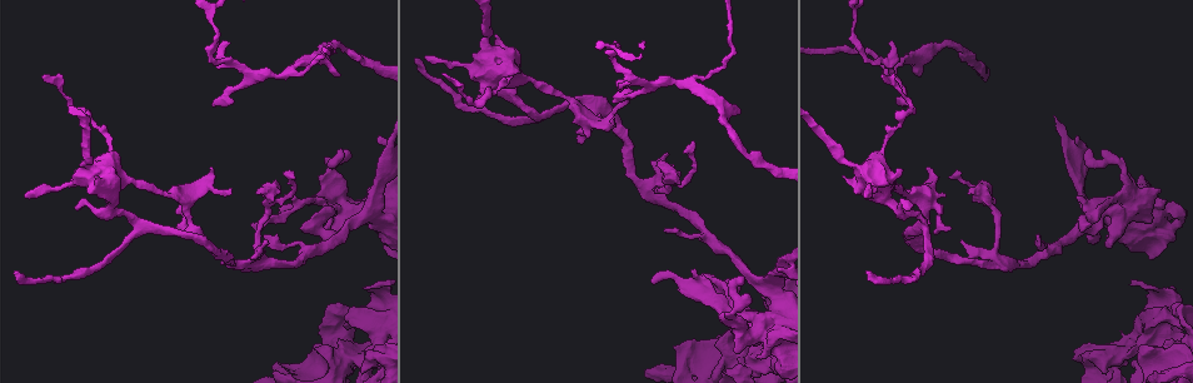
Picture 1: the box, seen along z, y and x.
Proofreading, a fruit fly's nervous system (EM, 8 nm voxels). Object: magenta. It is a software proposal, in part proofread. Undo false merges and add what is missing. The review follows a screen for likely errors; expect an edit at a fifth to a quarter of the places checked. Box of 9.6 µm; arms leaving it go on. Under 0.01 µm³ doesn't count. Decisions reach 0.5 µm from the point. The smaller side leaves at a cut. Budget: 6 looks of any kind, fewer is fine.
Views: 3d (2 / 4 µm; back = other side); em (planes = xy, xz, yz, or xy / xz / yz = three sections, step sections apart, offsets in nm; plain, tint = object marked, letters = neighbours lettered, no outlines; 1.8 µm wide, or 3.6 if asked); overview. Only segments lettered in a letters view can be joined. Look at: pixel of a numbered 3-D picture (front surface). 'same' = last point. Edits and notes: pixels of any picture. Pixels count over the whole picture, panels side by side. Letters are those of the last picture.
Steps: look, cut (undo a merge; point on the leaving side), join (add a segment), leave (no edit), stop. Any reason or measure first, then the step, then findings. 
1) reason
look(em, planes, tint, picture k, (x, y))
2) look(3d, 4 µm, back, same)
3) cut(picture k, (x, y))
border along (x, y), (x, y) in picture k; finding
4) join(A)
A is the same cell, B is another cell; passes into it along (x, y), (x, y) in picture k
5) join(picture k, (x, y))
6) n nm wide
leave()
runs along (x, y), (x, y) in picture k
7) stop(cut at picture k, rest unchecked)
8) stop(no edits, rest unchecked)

three arms meet
look(em, yz, step 16, letters, picture 1, (925, 225))

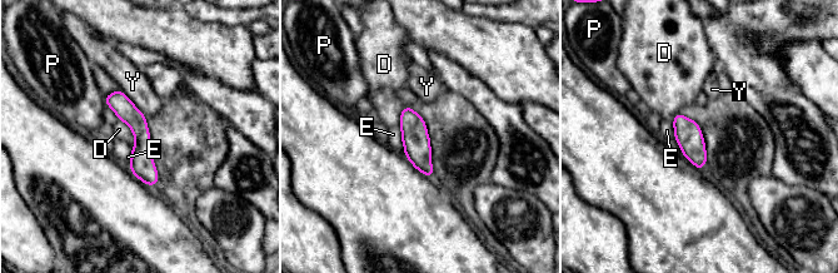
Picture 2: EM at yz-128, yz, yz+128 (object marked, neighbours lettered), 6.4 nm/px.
120 nm wide; Y touches over 260 nm
leave()
D, E, P and Y are other cells; all the same cell

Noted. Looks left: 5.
branch stops here
look(em, 3.6 µm, planes, letters, picture 1, (857, 192))

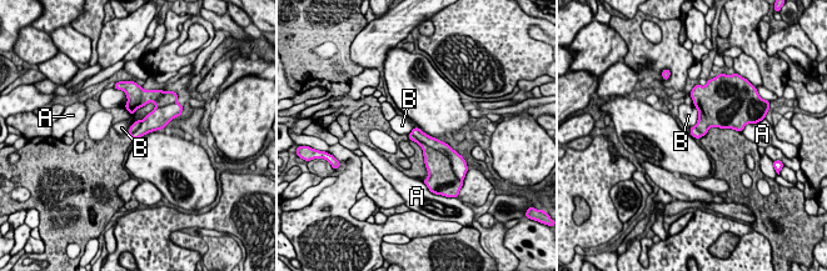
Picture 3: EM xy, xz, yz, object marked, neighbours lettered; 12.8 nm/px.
cut(picture 3, (437, 164))
A and B are other cells; border along (410, 133), (439, 150), (451, 161) in picture 3; a second cell is stuck on

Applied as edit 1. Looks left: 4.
look(overview)

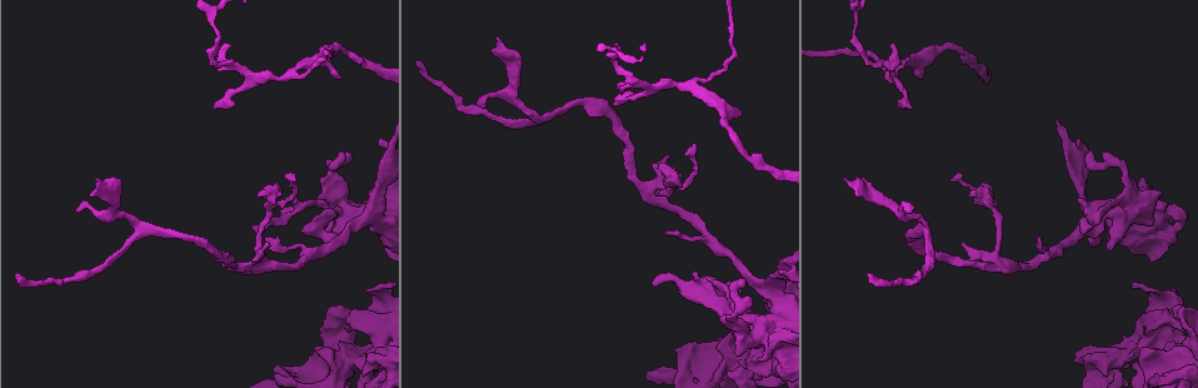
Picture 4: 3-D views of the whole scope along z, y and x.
sharp bend
look(em, planes, letters, picture 4, (1177, 376))

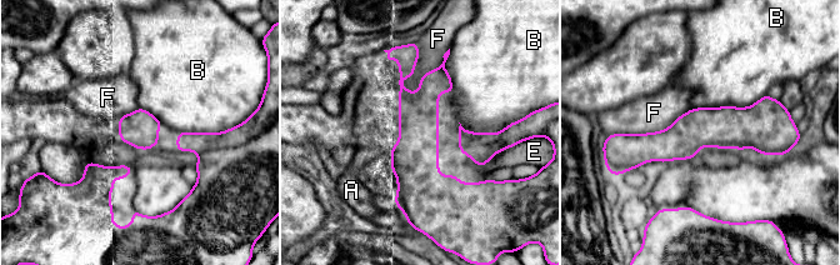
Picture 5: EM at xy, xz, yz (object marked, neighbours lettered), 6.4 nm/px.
240 nm wide
leave()
A, B, E and F are other cells; border along (766, 93), (746, 106), (691, 109) in picture 5; continuous, no second cell

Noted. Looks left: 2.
stop(cut at picture 3, rest unchecked)

